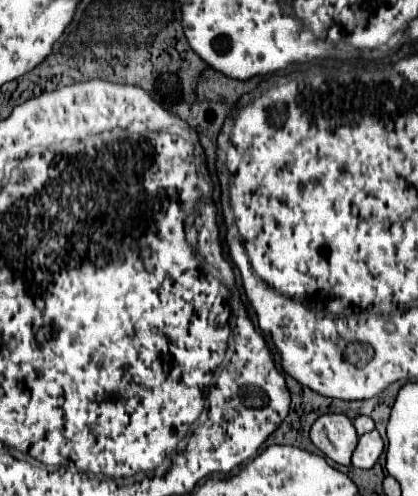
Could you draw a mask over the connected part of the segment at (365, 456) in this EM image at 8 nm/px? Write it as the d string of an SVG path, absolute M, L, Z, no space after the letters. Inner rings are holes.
M369 431L359 437L359 445L353 451L351 463L353 463L353 467L359 467L359 469L371 469L377 463L381 453L383 453L381 435L377 431Z

